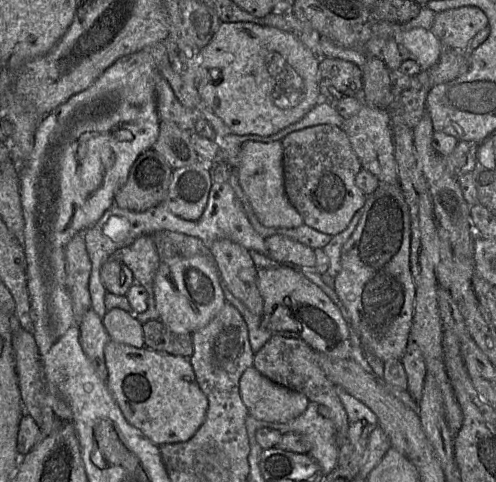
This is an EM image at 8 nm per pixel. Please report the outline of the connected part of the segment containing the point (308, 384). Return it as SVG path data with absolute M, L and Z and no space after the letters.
M274 333L267 343L254 353L254 366L271 381L306 395L311 402L327 406L331 411L330 419L336 426L338 443L342 445L347 442L349 421L337 395L336 386L327 378L320 367L317 352L303 339Z

